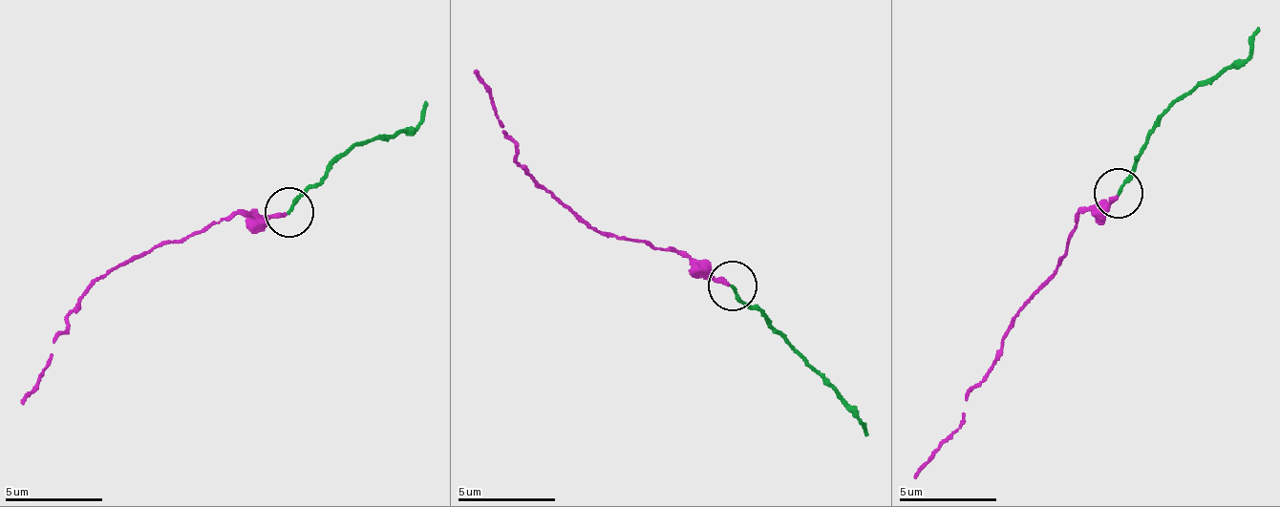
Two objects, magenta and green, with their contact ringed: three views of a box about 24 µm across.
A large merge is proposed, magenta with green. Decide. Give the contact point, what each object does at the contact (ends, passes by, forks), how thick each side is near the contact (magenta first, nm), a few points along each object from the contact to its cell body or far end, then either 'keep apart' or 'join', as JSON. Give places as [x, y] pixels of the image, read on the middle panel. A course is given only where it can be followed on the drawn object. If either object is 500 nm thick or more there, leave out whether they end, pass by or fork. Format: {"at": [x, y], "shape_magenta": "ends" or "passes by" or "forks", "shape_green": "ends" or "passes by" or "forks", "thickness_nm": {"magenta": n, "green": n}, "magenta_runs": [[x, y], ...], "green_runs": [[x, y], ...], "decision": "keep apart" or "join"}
{"at": [733, 285], "shape_magenta": "ends", "shape_green": "ends", "thickness_nm": {"magenta": 220, "green": 150}, "magenta_runs": [[732, 284], [713, 283], [670, 252], [597, 232], [562, 207], [517, 160], [479, 71]], "green_runs": [[731, 285], [772, 321], [852, 410], [866, 436]], "decision": "join"}

